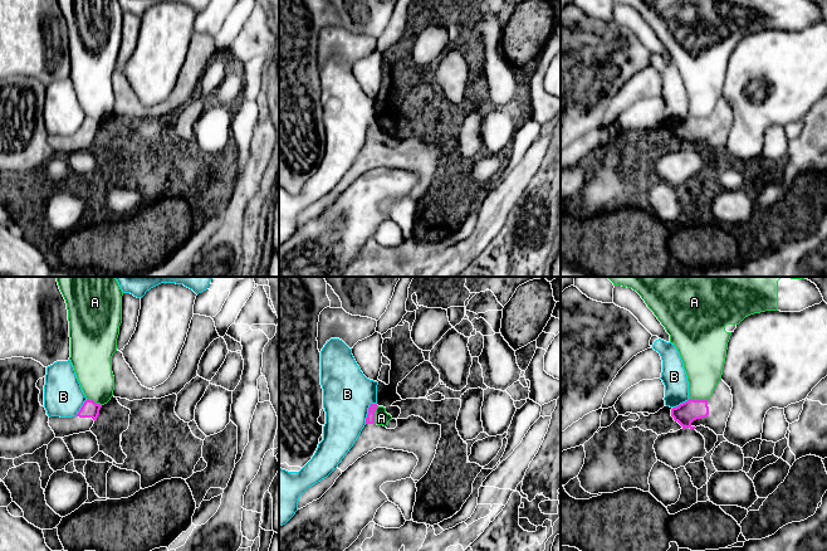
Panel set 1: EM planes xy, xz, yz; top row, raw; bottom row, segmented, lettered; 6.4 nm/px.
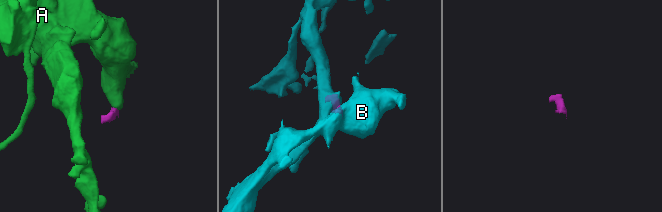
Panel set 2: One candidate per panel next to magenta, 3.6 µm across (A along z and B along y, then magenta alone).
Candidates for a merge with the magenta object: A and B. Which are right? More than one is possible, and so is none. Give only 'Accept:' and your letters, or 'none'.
Accept: none

